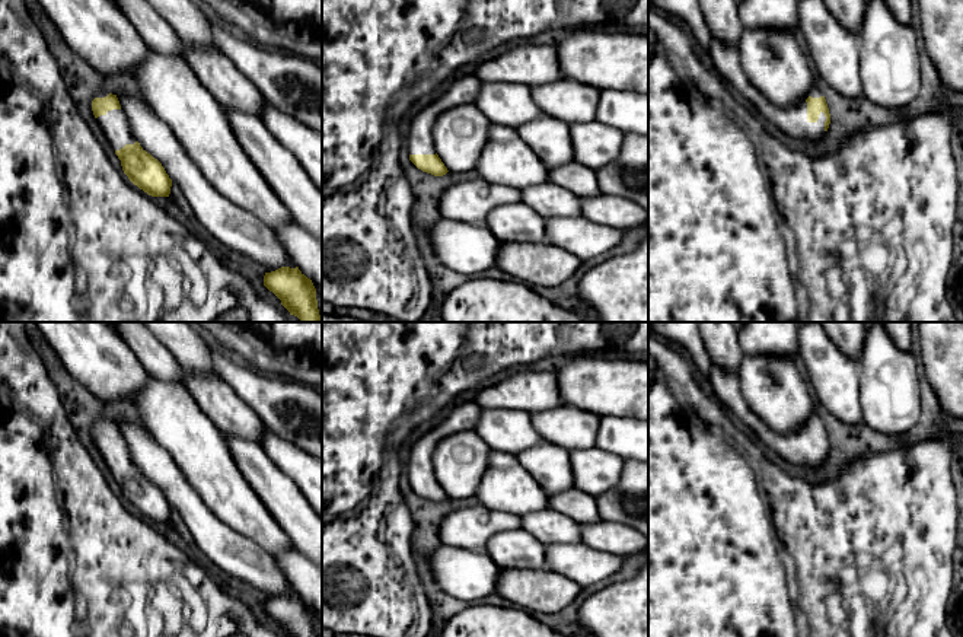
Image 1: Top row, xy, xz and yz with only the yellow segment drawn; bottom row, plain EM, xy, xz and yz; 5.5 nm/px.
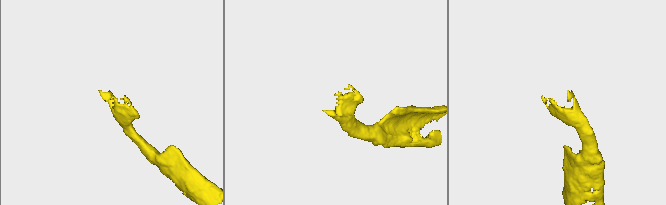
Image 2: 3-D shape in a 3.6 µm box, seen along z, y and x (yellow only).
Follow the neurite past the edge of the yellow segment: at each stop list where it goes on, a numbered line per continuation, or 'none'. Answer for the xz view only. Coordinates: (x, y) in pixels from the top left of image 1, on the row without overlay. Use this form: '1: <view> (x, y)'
1: xz (418, 459)

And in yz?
1: yz (793, 448)

